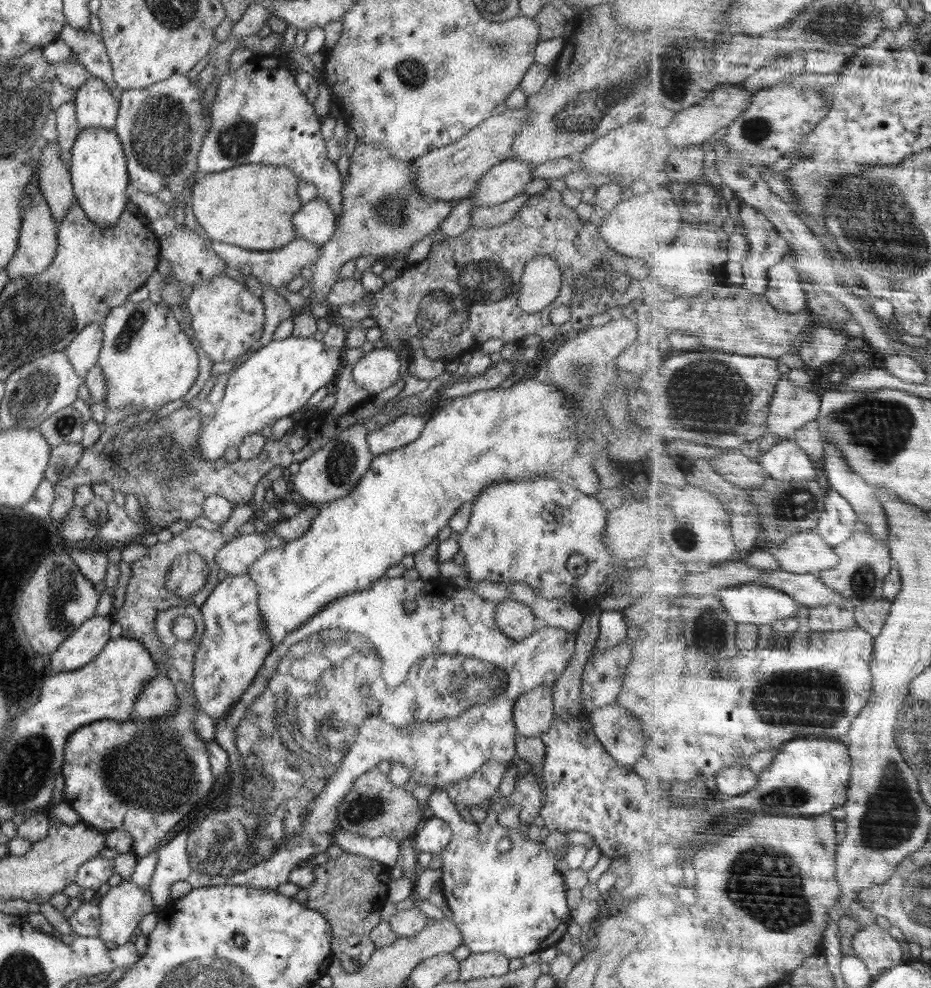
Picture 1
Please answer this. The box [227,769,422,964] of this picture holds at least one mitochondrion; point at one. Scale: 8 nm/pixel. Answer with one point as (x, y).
(365, 809)

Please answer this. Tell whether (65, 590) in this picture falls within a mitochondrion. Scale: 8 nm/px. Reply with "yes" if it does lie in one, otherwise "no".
yes

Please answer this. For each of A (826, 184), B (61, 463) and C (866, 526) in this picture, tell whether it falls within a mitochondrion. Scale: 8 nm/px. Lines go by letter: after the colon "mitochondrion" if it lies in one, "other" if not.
A: mitochondrion
B: mitochondrion
C: other

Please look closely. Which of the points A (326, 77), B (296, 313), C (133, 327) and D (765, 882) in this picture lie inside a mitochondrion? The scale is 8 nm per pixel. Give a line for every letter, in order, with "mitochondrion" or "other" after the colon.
A: other
B: other
C: mitochondrion
D: mitochondrion

